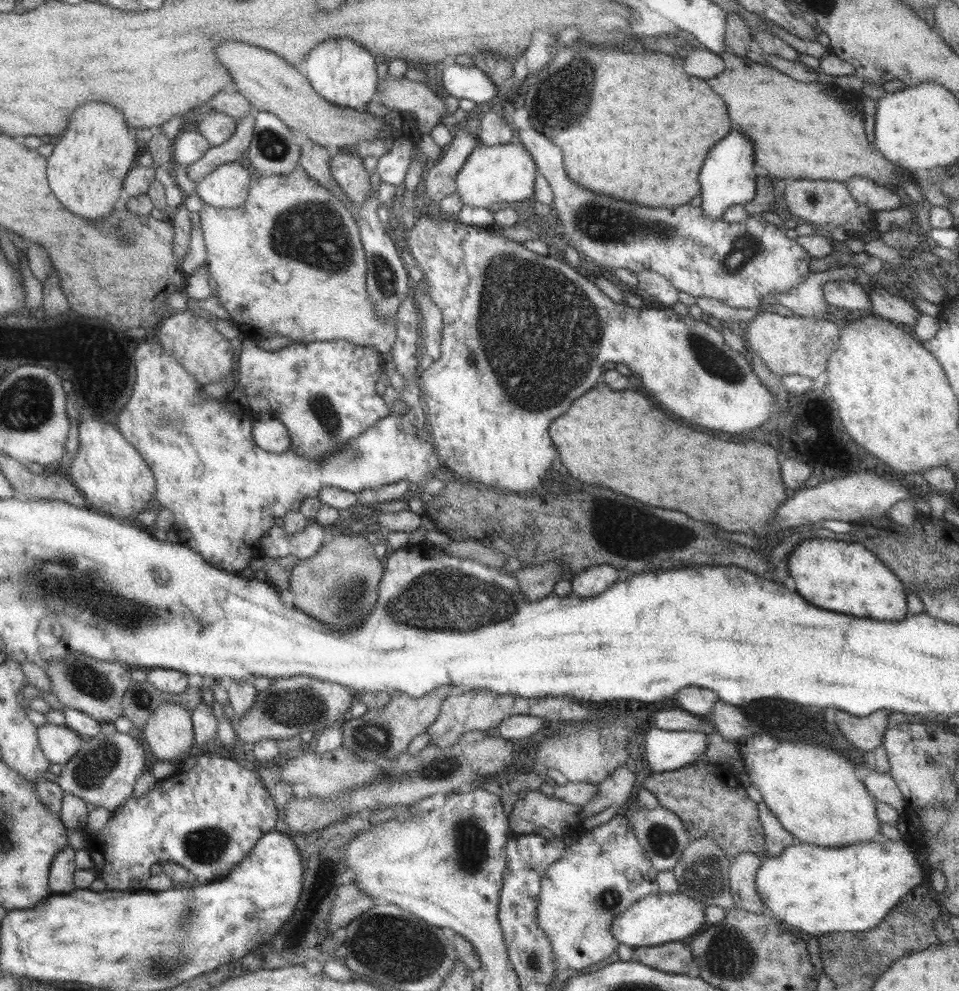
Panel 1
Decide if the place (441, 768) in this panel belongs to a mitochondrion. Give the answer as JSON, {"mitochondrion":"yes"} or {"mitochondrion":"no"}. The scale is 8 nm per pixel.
{"mitochondrion":"yes"}

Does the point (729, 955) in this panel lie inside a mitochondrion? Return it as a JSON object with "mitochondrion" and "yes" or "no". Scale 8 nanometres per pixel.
{"mitochondrion":"yes"}

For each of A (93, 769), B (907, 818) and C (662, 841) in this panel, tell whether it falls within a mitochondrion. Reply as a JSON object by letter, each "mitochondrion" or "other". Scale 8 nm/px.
{"A":"mitochondrion","B":"other","C":"mitochondrion"}

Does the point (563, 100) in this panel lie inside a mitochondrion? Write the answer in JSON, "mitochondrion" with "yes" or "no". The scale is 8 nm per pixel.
{"mitochondrion":"yes"}

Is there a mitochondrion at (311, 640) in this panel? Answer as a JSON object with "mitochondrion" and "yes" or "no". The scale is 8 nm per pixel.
{"mitochondrion":"no"}

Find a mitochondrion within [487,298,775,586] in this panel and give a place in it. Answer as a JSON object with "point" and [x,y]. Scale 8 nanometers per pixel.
{"point":[709,355]}

